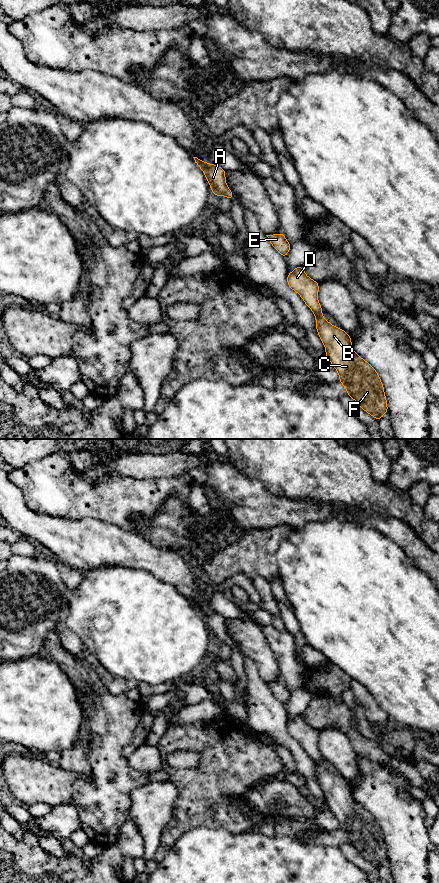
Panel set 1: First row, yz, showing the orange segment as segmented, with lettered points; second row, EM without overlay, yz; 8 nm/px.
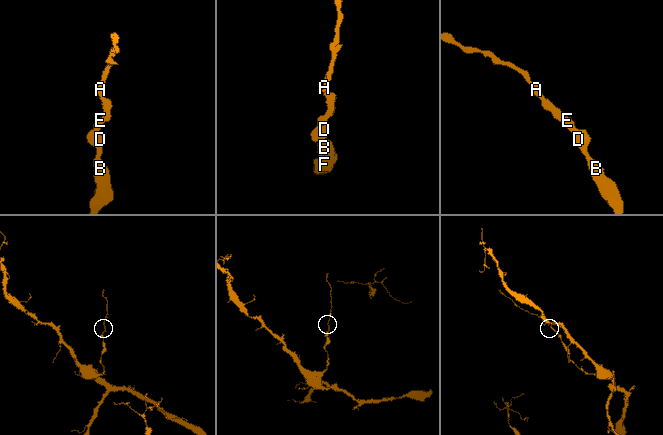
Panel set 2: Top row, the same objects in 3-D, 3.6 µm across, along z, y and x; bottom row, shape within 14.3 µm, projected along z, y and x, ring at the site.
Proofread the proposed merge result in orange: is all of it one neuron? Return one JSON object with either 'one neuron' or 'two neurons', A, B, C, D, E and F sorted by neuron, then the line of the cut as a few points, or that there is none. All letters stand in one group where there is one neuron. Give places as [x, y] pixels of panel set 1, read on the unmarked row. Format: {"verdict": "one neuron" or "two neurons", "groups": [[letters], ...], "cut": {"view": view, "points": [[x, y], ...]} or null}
{"verdict": "one neuron", "groups": [["A", "B", "C", "D", "E", "F"]], "cut": null}

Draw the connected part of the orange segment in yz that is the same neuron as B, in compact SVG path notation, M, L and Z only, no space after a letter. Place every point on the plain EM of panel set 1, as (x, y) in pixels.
M299 714L287 723L287 731L313 759L318 783L325 794L326 807L337 818L339 830L344 833L348 844L379 869L388 860L380 825L367 809L354 800L351 784L322 764L322 755L317 746L318 730L309 726Z

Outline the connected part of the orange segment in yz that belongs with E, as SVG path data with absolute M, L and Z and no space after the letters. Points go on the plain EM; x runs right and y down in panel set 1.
M283 681L266 683L272 694L285 706L290 698L291 692L286 688Z

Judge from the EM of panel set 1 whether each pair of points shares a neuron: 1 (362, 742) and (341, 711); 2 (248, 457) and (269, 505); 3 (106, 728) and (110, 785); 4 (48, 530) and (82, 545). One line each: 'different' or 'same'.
1: same
2: different
3: same
4: same

